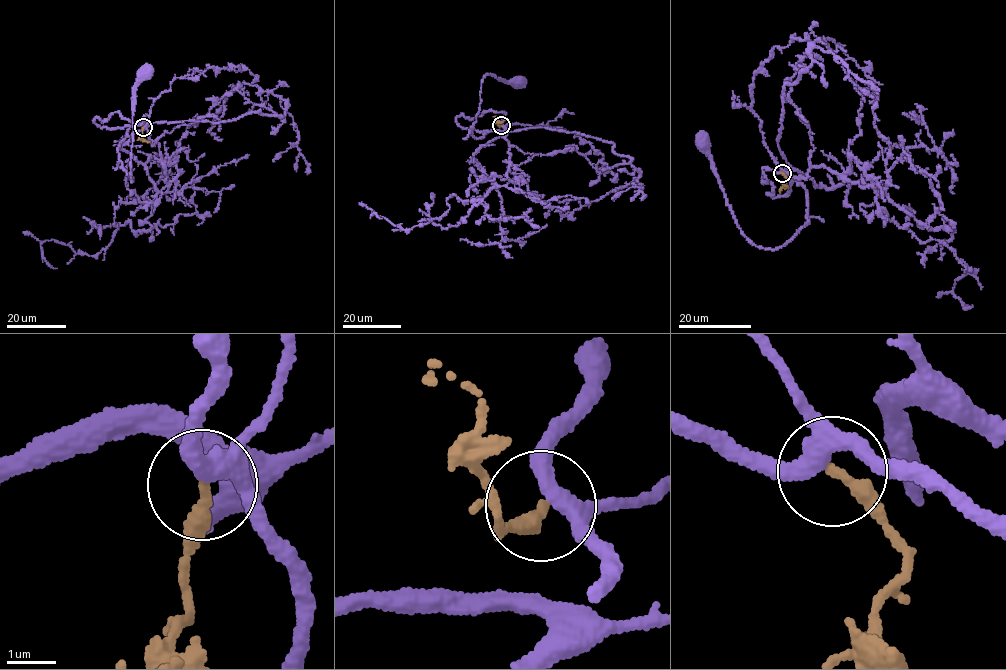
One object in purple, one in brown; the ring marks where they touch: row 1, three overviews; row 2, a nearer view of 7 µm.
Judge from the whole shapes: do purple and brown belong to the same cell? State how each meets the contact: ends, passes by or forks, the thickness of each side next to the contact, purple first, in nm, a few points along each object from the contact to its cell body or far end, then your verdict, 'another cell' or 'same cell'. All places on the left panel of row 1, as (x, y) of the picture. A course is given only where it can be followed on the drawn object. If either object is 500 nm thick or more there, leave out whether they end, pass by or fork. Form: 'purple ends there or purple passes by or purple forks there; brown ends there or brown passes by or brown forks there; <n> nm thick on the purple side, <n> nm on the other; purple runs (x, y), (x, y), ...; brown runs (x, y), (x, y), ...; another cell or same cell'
purple forks there; brown ends there; 320 nm thick on the purple side, 280 nm on the other; purple runs (143, 127), (118, 112), (93, 120), (129, 127), (118, 149), (131, 181), (132, 109), (148, 72); brown runs (143, 127), (141, 137), (150, 141); another cell

